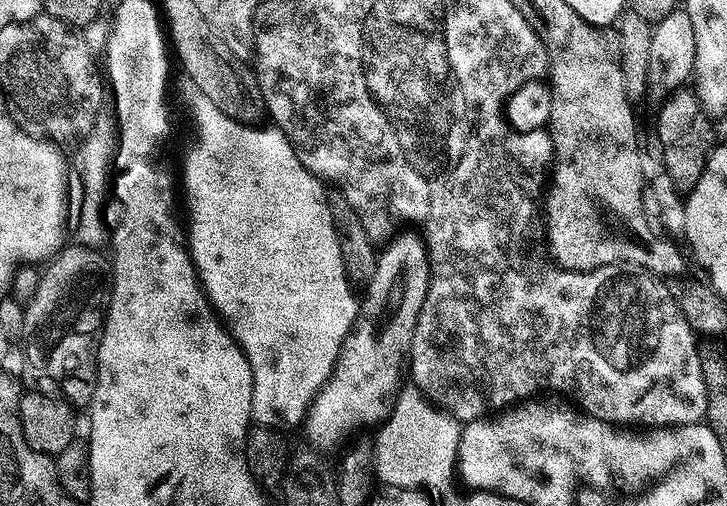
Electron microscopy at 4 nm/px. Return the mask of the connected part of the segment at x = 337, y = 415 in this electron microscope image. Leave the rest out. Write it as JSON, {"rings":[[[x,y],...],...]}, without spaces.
{"rings":[[[397,231],[379,249],[374,274],[366,281],[368,293],[362,296],[361,313],[357,317],[357,324],[344,343],[334,374],[308,409],[306,417],[308,436],[317,449],[325,450],[324,448],[330,447],[331,444],[338,443],[344,432],[358,424],[379,425],[392,413],[392,405],[396,402],[396,394],[402,384],[400,371],[403,368],[405,371],[406,357],[412,347],[416,316],[422,310],[422,302],[426,302],[432,277],[432,259],[428,256],[424,236],[419,231],[399,232]]]}

